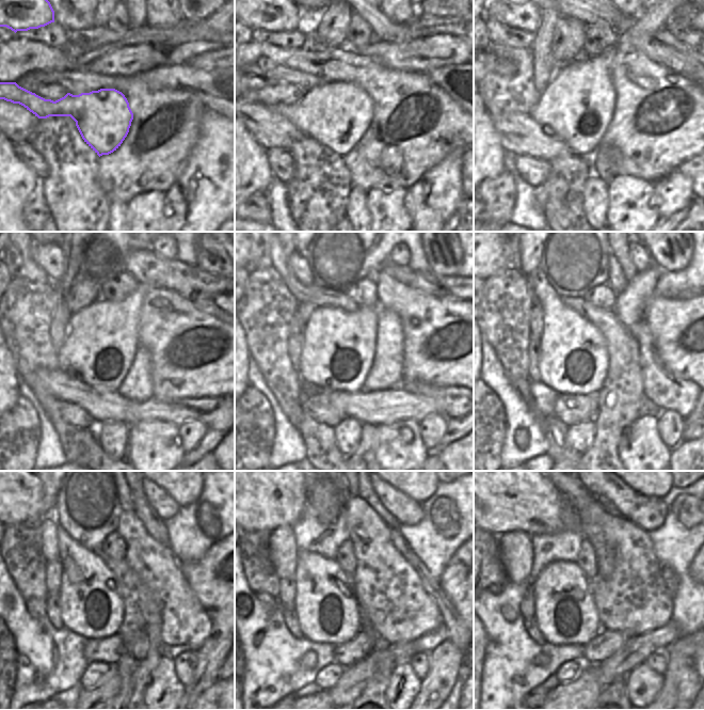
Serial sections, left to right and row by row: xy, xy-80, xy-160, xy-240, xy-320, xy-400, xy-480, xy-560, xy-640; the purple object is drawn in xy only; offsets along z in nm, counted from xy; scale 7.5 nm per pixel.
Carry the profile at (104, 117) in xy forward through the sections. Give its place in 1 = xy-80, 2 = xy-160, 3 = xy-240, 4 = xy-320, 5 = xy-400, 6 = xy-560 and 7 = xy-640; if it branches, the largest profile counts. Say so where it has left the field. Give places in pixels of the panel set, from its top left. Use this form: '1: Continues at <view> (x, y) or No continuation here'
1: Continues at xy-80 (337, 114)
2: Continues at xy-160 (577, 106)
3: Continues at xy-240 (101, 341)
4: Continues at xy-320 (338, 350)
5: Continues at xy-400 (574, 360)
6: Continues at xy-560 (328, 612)
7: Continues at xy-640 (564, 611)

